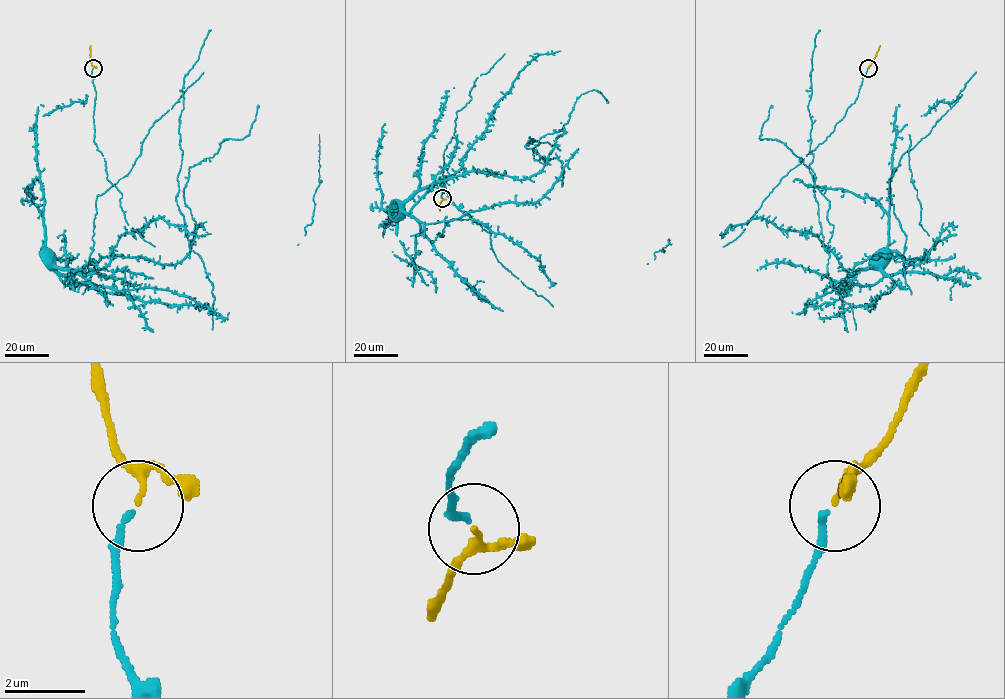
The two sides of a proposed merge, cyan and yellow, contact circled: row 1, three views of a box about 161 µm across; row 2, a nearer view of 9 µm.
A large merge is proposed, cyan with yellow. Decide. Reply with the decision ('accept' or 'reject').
accept

